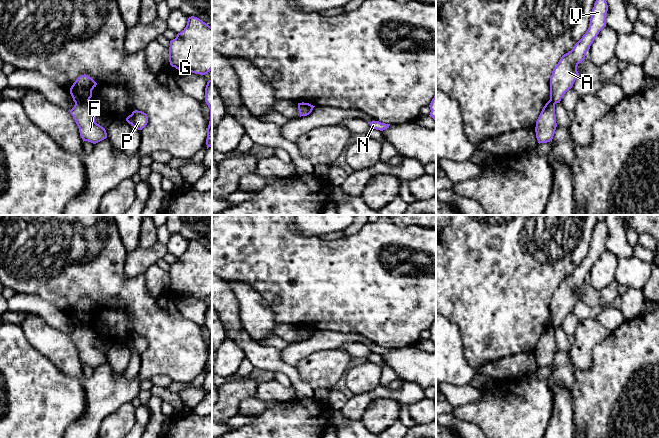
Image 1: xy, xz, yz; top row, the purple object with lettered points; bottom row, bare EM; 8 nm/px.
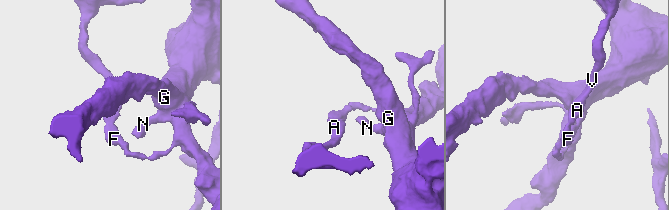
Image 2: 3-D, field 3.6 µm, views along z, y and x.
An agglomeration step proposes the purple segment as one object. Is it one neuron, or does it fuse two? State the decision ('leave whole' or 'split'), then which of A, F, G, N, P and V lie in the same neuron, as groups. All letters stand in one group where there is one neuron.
split | A V / F G N P

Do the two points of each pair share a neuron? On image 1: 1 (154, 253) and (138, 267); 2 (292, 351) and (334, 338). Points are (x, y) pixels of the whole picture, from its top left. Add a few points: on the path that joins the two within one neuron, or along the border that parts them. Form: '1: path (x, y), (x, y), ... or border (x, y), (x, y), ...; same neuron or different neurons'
1: path (150, 256), (142, 263); same neuron
2: path (302, 349), (320, 340), (324, 340); same neuron

